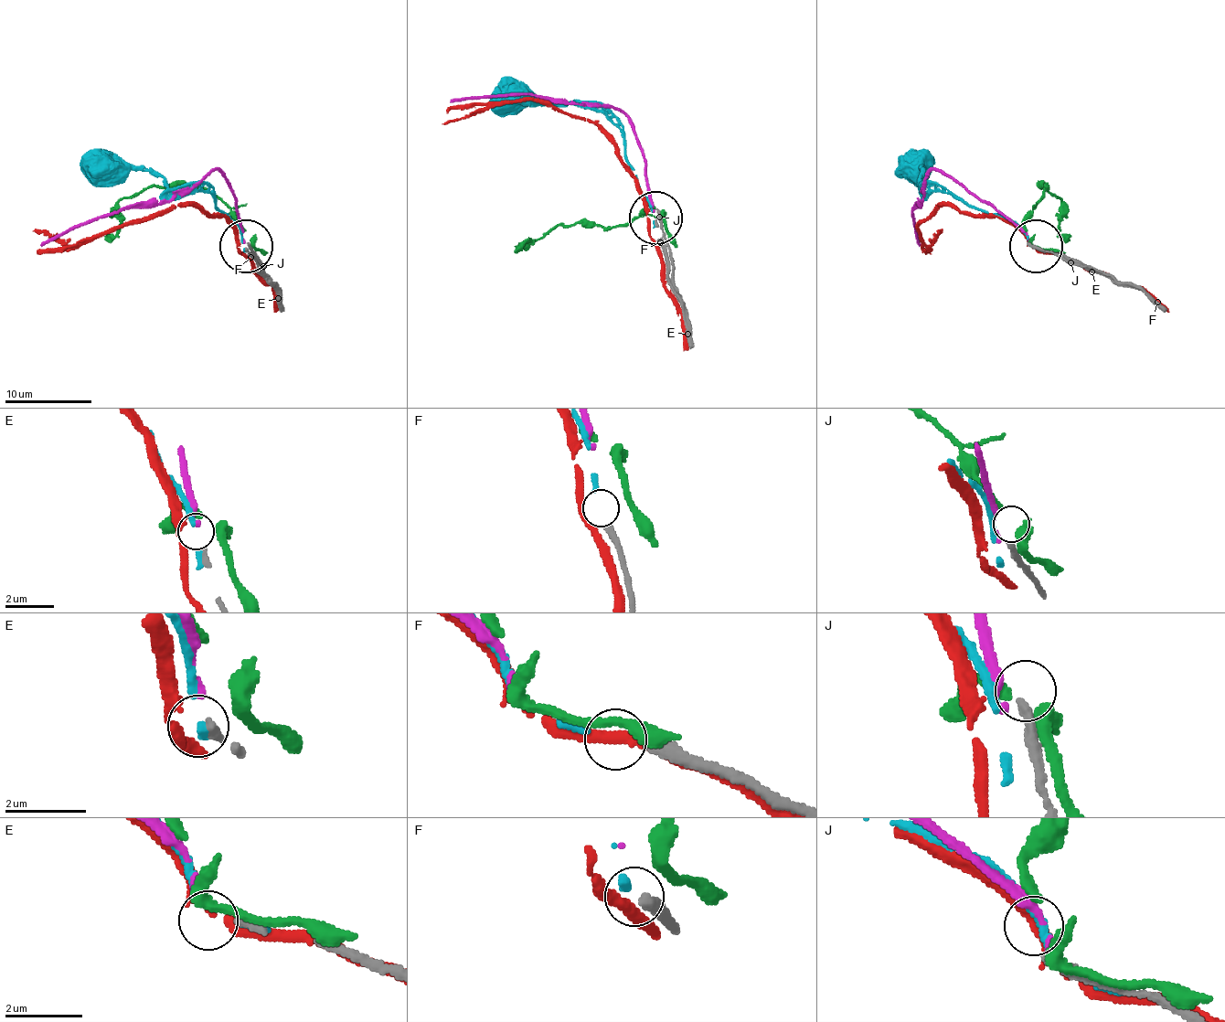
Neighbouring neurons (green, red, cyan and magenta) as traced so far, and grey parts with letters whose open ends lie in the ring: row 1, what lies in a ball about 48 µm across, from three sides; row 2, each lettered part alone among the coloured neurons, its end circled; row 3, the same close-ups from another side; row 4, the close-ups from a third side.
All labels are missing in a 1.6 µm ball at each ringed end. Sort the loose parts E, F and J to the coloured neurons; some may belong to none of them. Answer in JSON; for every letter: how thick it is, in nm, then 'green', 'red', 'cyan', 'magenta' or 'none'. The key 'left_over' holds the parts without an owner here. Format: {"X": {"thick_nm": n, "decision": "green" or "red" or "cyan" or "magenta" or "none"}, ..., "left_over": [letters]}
{"E": {"thick_nm": 240, "decision": "magenta"}, "F": {"thick_nm": 340, "decision": "cyan"}, "J": {"thick_nm": 240, "decision": "none"}, "left_over": ["J"]}

